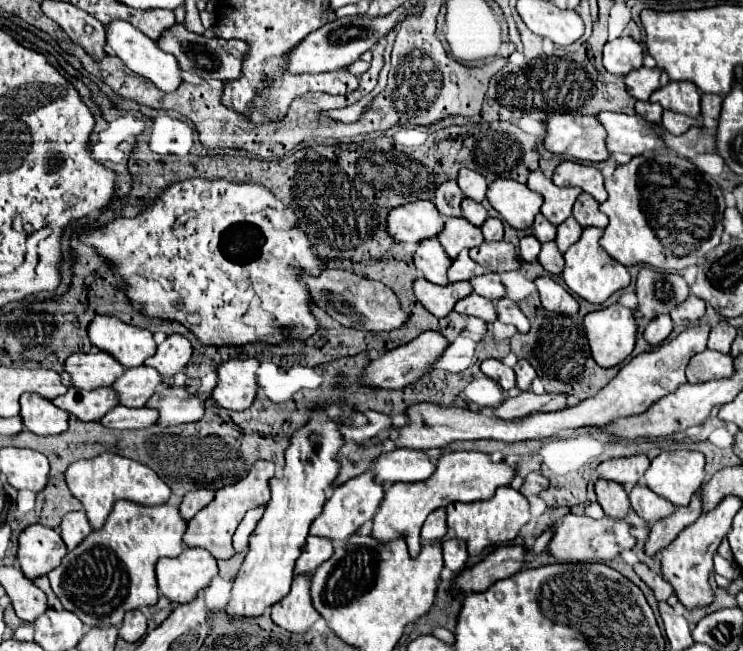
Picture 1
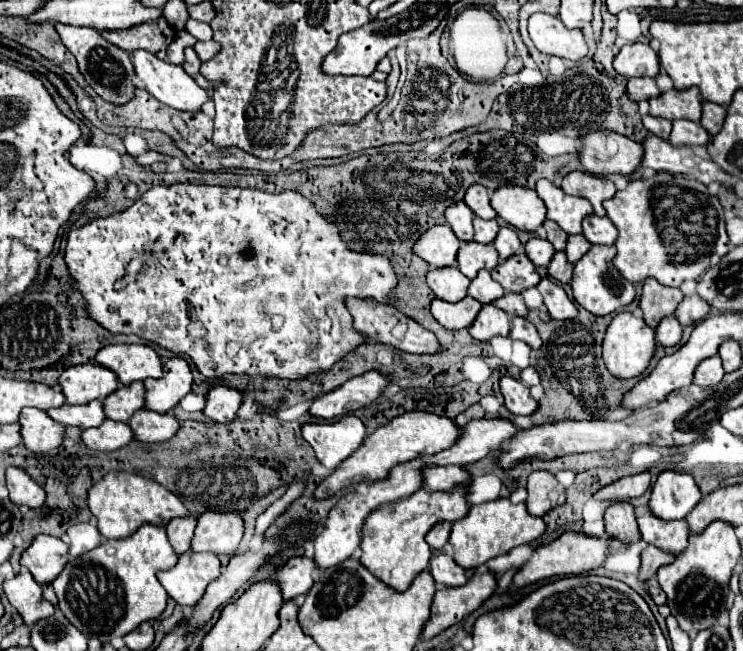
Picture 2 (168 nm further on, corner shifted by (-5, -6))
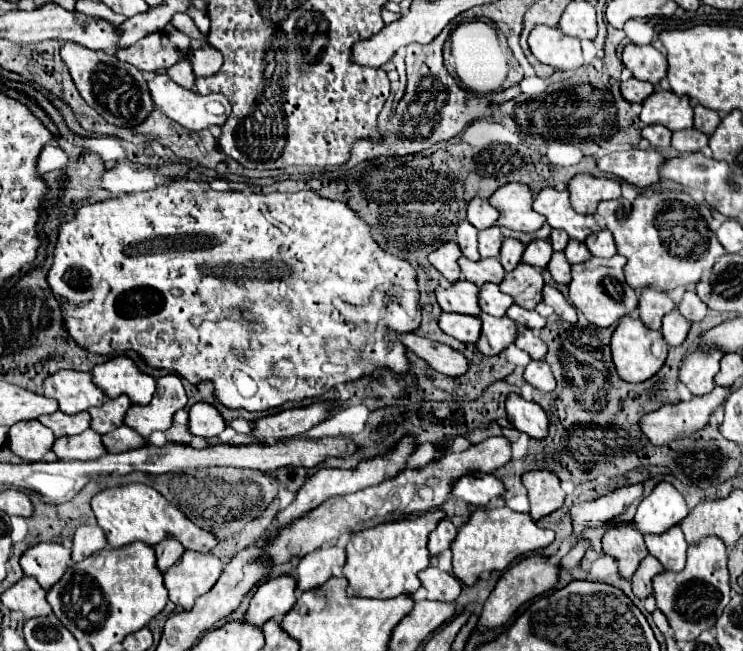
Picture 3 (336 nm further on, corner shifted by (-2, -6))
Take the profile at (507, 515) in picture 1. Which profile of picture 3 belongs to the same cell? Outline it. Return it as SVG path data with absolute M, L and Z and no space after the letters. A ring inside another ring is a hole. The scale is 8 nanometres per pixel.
M508 506L490 510L490 508L478 508L472 512L468 522L458 530L456 538L452 540L452 566L454 574L464 584L474 584L482 572L492 570L506 570L514 558L546 548L554 542L554 532L538 528L536 522L528 514L520 514L510 510Z

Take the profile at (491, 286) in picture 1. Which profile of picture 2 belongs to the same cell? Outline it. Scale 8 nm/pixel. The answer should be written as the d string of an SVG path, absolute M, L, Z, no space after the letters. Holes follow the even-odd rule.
M505 294L503 298L499 298L499 302L493 302L497 308L505 310L509 316L527 316L529 308L525 306L521 294Z

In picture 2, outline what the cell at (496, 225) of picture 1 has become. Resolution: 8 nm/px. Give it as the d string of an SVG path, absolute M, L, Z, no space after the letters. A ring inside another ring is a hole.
M501 228L495 238L495 248L497 248L501 260L507 260L513 254L517 254L521 250L521 242L517 238L517 232L513 228Z

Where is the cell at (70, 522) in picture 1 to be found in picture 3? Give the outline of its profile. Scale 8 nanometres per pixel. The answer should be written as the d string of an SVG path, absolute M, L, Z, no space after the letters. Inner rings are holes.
M80 526L72 538L72 560L80 562L86 556L106 548L106 536L98 526Z

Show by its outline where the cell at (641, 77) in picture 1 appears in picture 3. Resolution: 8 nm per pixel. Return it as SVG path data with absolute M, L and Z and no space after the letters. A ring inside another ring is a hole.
M630 78L630 80L622 82L620 90L622 90L624 100L628 100L632 104L642 104L654 92L654 86L650 82L642 82L642 80Z

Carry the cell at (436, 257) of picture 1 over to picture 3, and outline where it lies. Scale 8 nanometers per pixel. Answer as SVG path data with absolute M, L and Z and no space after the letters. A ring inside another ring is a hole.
M468 280L452 282L448 288L438 286L434 294L444 312L460 312L460 314L476 314L476 316L480 314L478 286Z

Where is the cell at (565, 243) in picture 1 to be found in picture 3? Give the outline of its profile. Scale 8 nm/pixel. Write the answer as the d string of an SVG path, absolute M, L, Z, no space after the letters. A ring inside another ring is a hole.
M570 240L564 254L566 254L570 264L580 264L580 262L586 262L590 258L590 252L588 252L586 244L578 242L578 240Z

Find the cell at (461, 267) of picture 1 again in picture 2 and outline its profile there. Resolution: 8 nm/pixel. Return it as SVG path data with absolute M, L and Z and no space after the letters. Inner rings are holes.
M483 270L483 274L479 274L479 278L471 280L471 286L469 286L469 296L479 300L481 304L491 304L505 294L507 292L501 288L499 282L495 282L491 278L491 274L487 270Z

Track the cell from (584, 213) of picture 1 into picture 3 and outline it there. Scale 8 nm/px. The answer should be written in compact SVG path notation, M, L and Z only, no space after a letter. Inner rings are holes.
M602 228L600 232L596 234L590 234L586 238L586 246L590 250L592 256L604 256L604 258L610 258L616 254L616 246L614 246L614 238L610 234L608 228Z

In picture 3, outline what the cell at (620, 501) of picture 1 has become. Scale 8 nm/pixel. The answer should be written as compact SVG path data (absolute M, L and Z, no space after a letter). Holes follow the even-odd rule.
M612 524L608 526L604 538L602 538L602 548L606 554L614 556L620 564L620 574L624 578L630 578L640 560L648 554L644 546L642 534L636 530L634 524Z

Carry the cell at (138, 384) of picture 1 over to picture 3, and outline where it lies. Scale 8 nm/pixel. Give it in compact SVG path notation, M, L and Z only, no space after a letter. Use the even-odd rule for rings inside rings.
M122 394L120 398L108 398L102 406L96 406L90 412L92 416L92 424L90 428L94 428L100 434L108 434L112 430L116 430L118 426L124 424L124 414L130 408L132 402L128 402L128 396Z

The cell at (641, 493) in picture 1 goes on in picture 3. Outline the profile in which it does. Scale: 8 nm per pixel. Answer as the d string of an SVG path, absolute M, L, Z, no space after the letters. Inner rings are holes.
M672 526L668 534L644 534L644 542L648 552L662 562L664 570L678 572L684 568L688 542L684 540L680 526Z

